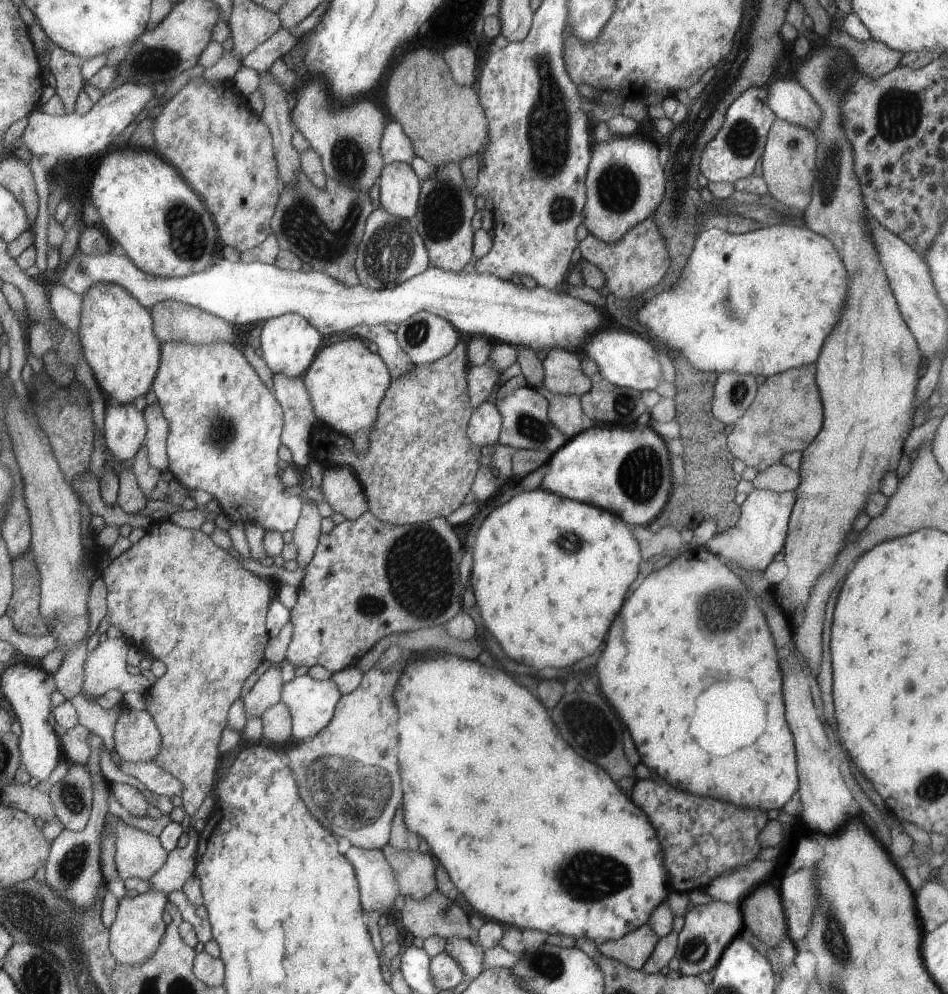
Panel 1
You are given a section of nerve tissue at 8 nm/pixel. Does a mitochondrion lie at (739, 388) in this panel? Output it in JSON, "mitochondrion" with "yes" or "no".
{"mitochondrion":"yes"}

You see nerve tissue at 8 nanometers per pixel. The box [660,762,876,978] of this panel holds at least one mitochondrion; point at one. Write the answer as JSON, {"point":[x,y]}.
{"point":[695,948]}

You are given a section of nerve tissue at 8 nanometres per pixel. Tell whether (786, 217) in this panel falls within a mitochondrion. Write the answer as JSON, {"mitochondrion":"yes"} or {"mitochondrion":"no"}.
{"mitochondrion":"no"}

